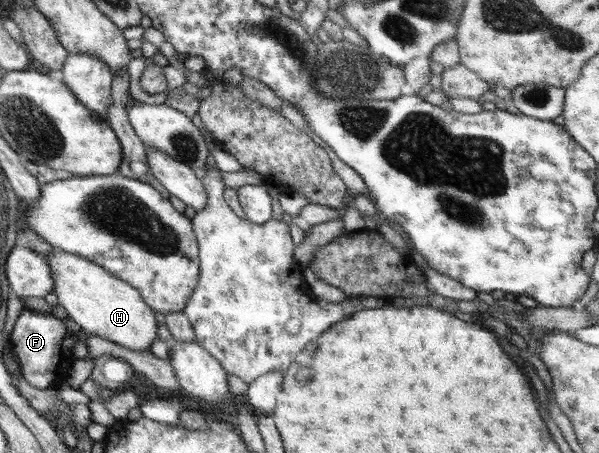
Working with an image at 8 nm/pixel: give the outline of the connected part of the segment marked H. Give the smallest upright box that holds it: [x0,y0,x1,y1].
[46,248,158,351]

